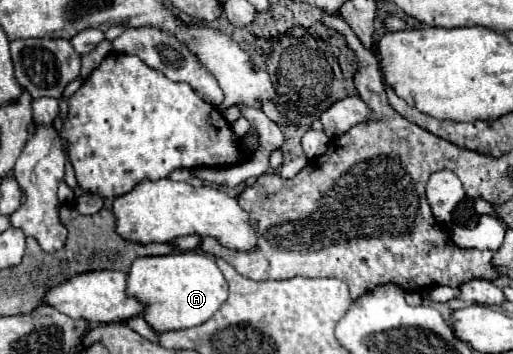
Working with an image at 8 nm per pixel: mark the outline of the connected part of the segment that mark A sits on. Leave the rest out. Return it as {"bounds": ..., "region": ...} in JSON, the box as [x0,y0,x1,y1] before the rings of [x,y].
{"bounds":[127,251,227,333],"region":[[[201,251],[171,253],[165,257],[141,257],[127,275],[127,295],[143,305],[141,317],[155,333],[189,329],[205,323],[227,301],[227,281],[215,259]]]}

